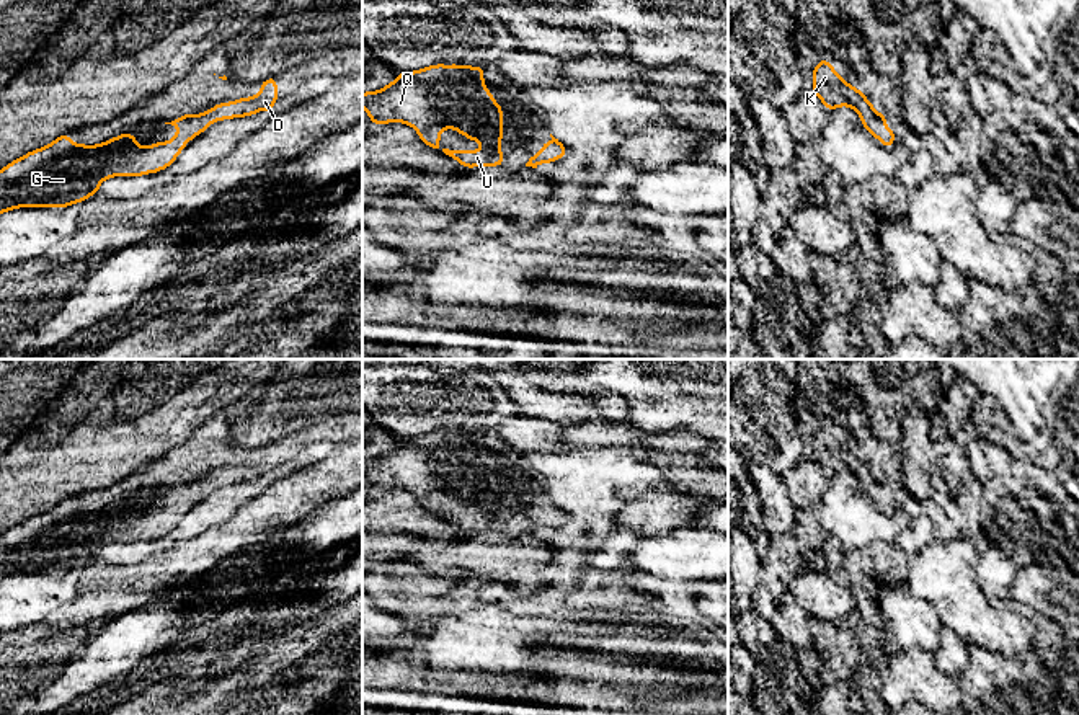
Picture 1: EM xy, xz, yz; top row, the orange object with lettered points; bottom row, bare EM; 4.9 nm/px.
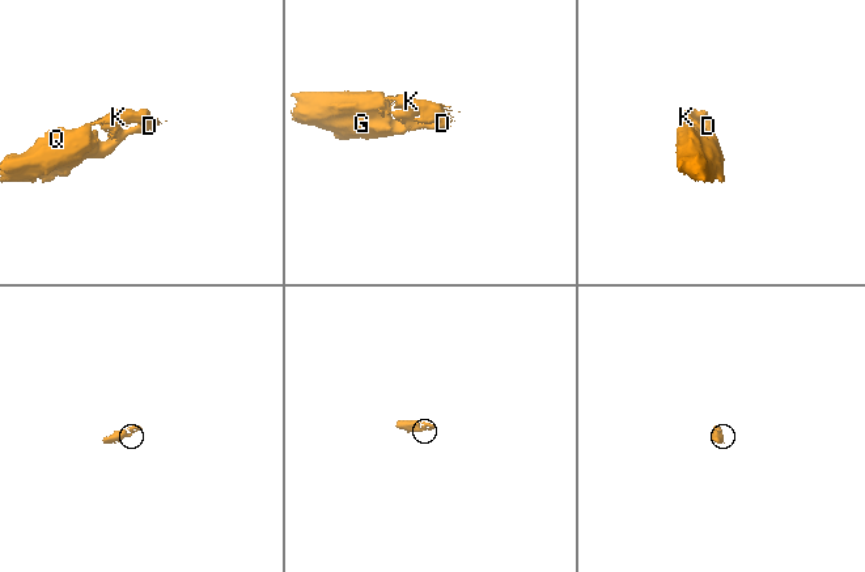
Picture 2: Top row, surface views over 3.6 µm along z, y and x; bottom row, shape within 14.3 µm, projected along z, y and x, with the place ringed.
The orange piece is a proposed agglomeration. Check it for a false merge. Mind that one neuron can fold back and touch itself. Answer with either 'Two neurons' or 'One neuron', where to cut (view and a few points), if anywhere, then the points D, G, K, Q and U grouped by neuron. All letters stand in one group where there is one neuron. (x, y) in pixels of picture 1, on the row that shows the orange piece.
One neuron. No split. Groups: D G K Q U

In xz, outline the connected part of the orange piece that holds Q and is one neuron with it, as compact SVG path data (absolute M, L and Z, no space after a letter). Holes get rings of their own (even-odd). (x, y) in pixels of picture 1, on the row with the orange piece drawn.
M434 64L398 77L377 91L362 93L362 108L369 121L382 126L402 122L411 126L423 144L437 153L457 160L464 168L503 167L503 106L495 101L485 82L485 67ZM441 129L455 129L486 150L452 150L434 147Z

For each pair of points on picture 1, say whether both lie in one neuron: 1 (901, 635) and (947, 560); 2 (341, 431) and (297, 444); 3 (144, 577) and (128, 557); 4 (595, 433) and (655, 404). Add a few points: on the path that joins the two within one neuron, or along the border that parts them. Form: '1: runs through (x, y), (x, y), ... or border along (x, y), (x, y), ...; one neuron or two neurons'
1: border along (905, 583), (936, 609), (942, 626); two neurons
2: runs through (330, 431), (309, 436); one neuron
3: border along (142, 559), (124, 567); two neurons
4: border along (627, 420), (642, 430), (660, 433); two neurons

